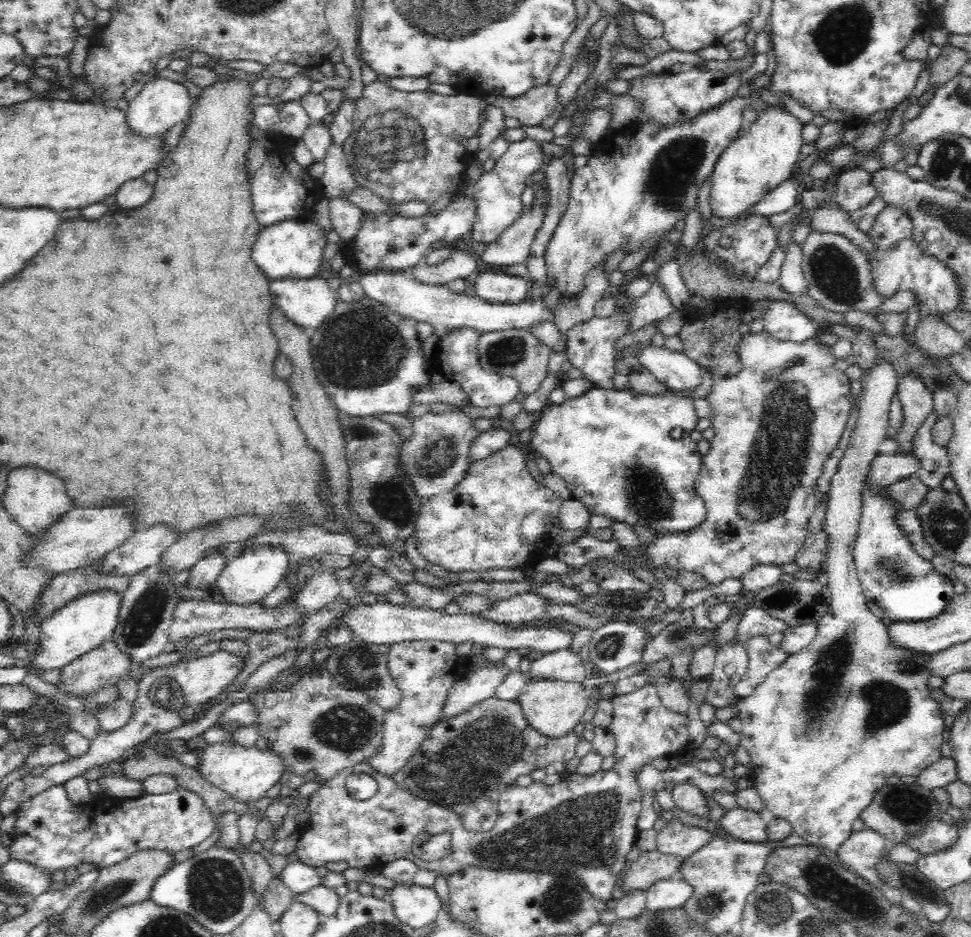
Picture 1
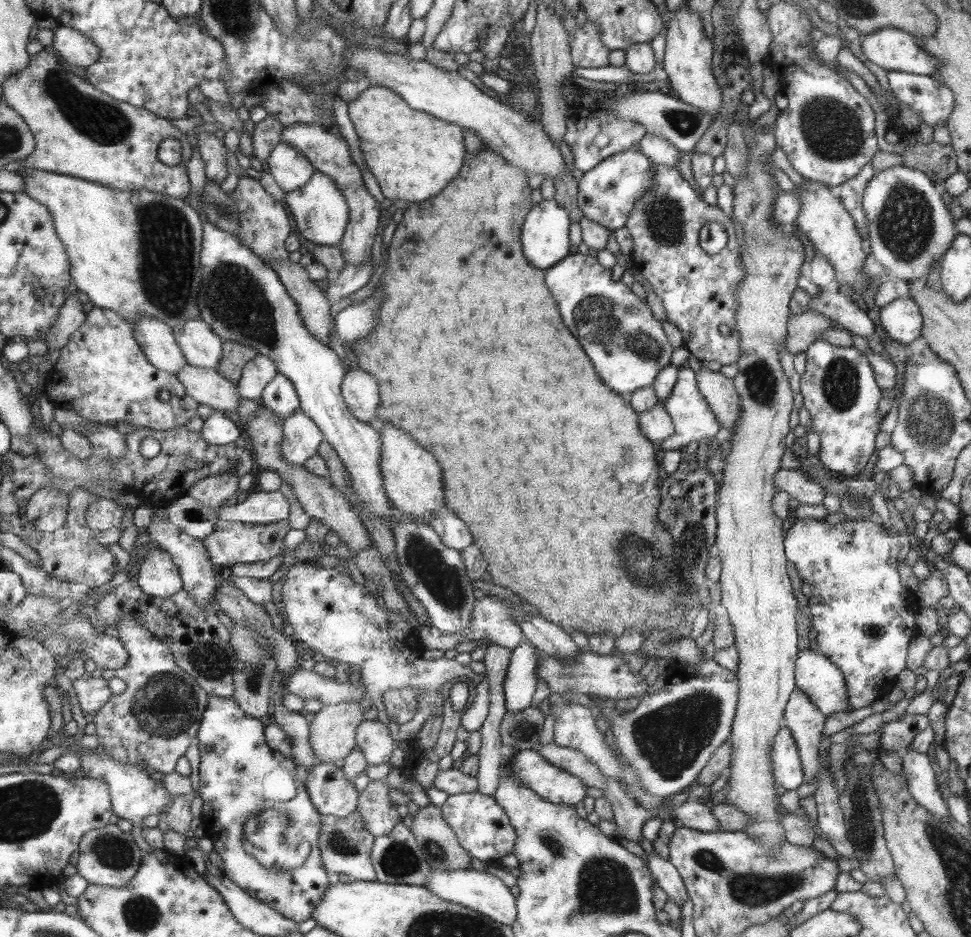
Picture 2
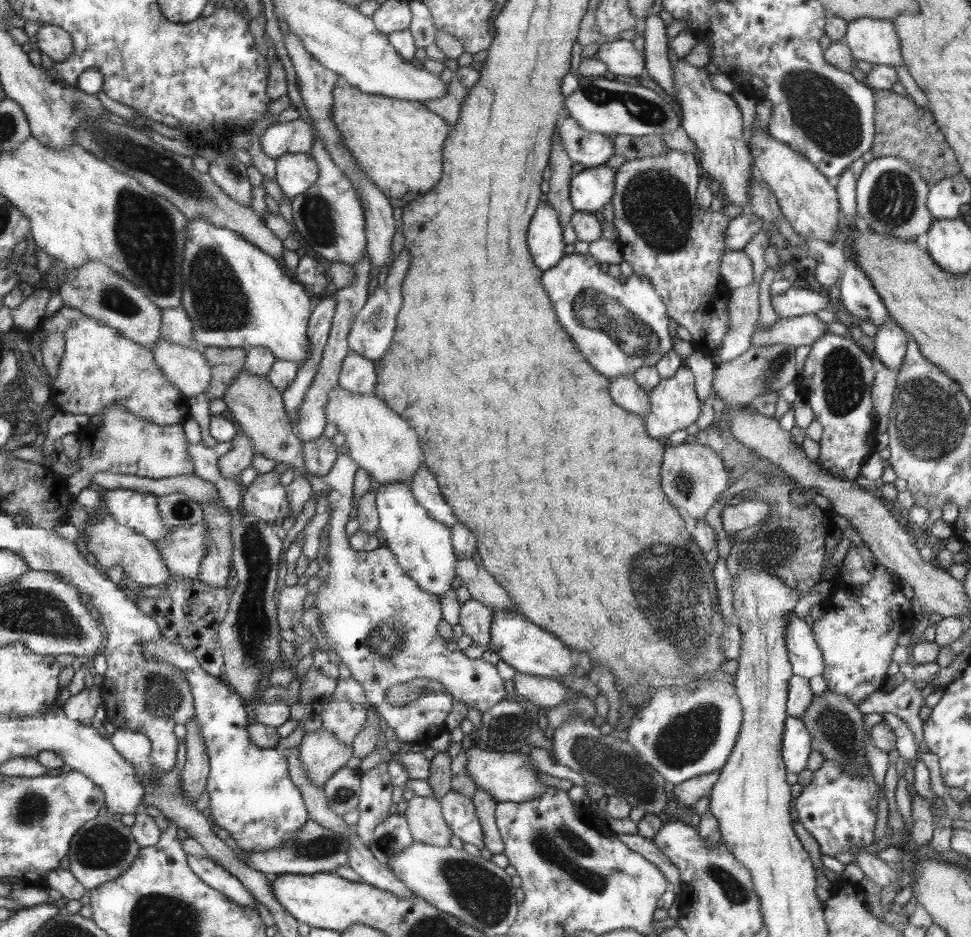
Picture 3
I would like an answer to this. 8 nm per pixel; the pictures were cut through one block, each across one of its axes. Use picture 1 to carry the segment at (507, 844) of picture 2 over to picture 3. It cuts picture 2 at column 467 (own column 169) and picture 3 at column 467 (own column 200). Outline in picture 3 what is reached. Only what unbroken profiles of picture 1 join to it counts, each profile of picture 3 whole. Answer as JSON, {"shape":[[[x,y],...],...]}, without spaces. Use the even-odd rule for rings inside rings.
{"shape":[[[451,790],[440,801],[443,817],[453,834],[462,842],[468,842],[478,849],[485,847],[483,827],[479,822],[472,798]]]}

